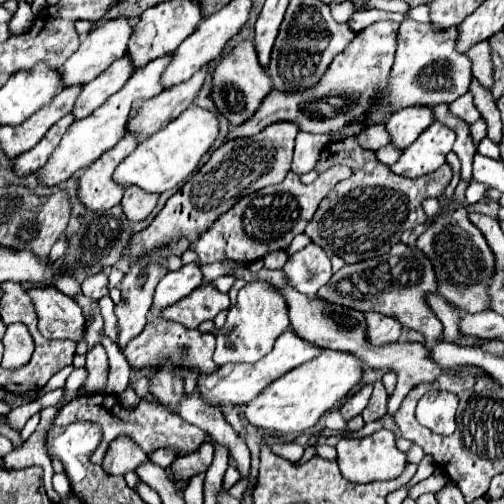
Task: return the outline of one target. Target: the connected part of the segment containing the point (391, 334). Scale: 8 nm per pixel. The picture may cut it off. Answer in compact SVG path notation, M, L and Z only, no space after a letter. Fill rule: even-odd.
M373 311L365 313L365 321L367 321L365 337L371 345L377 345L377 347L395 343L403 329L399 321L393 321L393 317L385 317L385 315L373 313Z

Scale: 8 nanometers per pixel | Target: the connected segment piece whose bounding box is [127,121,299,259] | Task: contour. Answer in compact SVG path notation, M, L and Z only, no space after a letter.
M277 121L265 127L255 137L243 137L237 141L225 141L211 159L191 175L191 179L165 203L153 223L141 233L133 235L133 241L127 249L127 257L139 257L153 249L165 247L169 241L175 241L177 235L189 237L195 241L209 225L225 211L233 207L241 197L255 193L267 185L277 185L291 171L295 137L299 133L297 123Z

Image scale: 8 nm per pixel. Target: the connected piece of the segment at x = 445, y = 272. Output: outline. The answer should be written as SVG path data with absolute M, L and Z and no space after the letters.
M455 207L451 215L441 213L435 223L419 235L417 249L421 249L433 261L437 279L441 283L441 295L449 303L467 313L487 309L489 295L485 293L485 285L495 273L495 259L485 237L481 237L481 231L467 219L465 207Z

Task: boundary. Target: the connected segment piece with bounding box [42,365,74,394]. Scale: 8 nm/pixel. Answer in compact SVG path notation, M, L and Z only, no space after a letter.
M73 365L64 367L58 373L50 378L47 384L42 388L42 391L46 394L58 388L65 386L66 380L74 370Z

